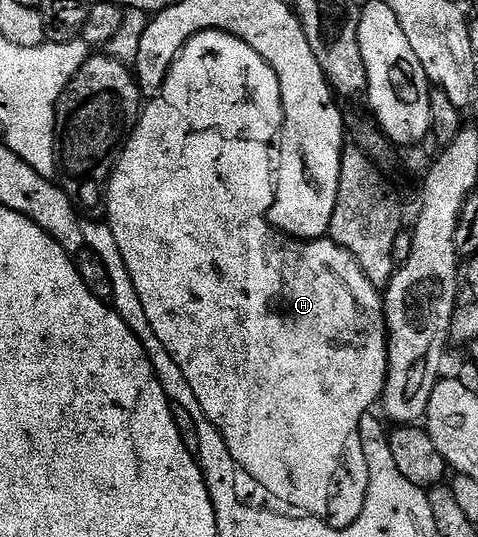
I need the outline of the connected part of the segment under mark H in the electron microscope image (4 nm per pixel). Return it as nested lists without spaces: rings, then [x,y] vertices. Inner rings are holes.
[[[226,28],[200,30],[188,38],[172,62],[161,98],[151,99],[143,107],[138,124],[106,186],[105,219],[116,238],[116,246],[120,246],[132,286],[136,286],[140,306],[144,306],[144,314],[148,314],[148,322],[152,322],[156,338],[164,342],[168,354],[172,354],[184,378],[188,378],[188,386],[192,386],[192,394],[196,394],[200,410],[204,410],[208,422],[220,430],[235,465],[241,471],[243,468],[260,487],[267,488],[280,502],[299,504],[312,512],[323,512],[328,495],[327,483],[331,481],[338,455],[343,451],[343,444],[346,444],[346,436],[350,431],[358,430],[360,418],[367,416],[373,409],[370,407],[381,401],[386,385],[388,346],[383,293],[366,277],[364,270],[360,270],[356,258],[352,258],[352,254],[348,254],[348,250],[334,240],[295,240],[270,225],[266,216],[266,204],[270,204],[270,172],[266,172],[266,152],[262,152],[258,144],[226,144],[226,140],[222,140],[222,144],[206,144],[201,134],[188,130],[188,122],[184,122],[184,117],[180,115],[182,112],[194,112],[194,116],[202,116],[202,112],[206,112],[206,120],[210,120],[210,124],[218,124],[218,132],[226,132],[226,136],[262,136],[262,140],[270,140],[270,144],[282,136],[282,145],[286,145],[286,92],[282,88],[278,68],[274,68],[274,64],[270,64],[270,60],[266,60],[254,44],[249,44],[246,36],[239,38],[237,34],[228,34]],[[174,100],[198,100],[198,112],[194,112],[190,104],[174,104]]]

